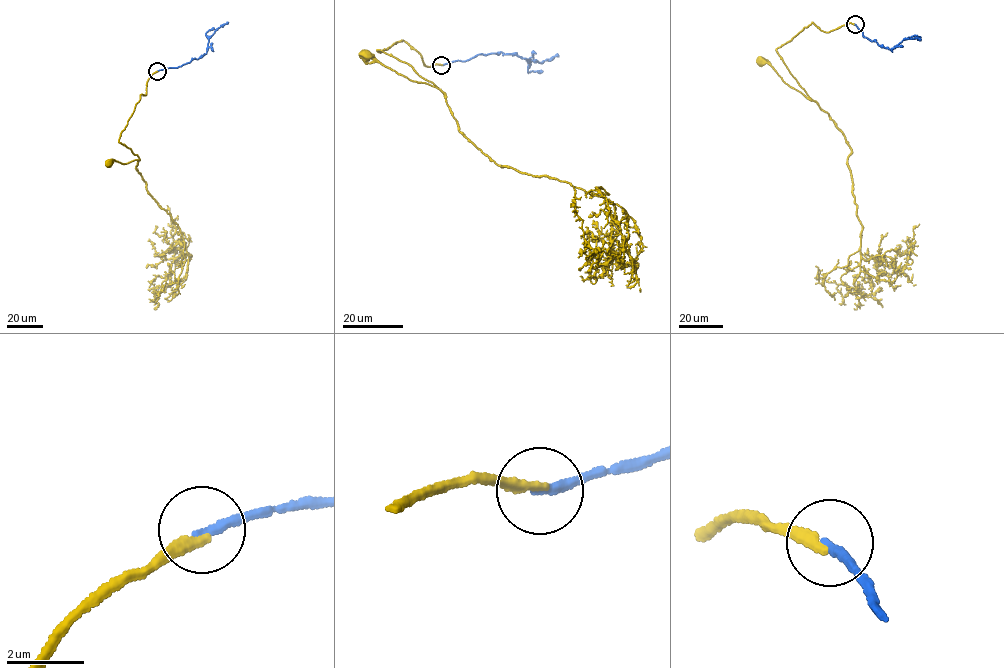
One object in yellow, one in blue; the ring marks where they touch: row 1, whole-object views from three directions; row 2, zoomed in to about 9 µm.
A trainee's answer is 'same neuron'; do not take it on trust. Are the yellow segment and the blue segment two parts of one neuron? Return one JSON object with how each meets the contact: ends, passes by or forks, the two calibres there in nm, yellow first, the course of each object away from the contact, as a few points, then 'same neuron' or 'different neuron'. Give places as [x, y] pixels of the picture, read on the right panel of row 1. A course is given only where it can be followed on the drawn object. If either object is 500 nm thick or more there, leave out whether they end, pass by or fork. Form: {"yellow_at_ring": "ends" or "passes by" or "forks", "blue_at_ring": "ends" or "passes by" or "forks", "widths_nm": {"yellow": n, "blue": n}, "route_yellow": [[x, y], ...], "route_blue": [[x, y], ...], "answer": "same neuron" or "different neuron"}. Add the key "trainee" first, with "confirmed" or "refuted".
{"trainee": "confirmed", "yellow_at_ring": "ends", "blue_at_ring": "ends", "widths_nm": {"yellow": 240, "blue": 240}, "route_yellow": [[855, 25], [851, 22], [826, 32], [812, 22], [777, 49], [810, 99], [788, 85], [768, 63], [760, 61]], "route_blue": [[855, 24], [865, 37], [888, 49], [907, 38], [921, 39]], "answer": "same neuron"}

